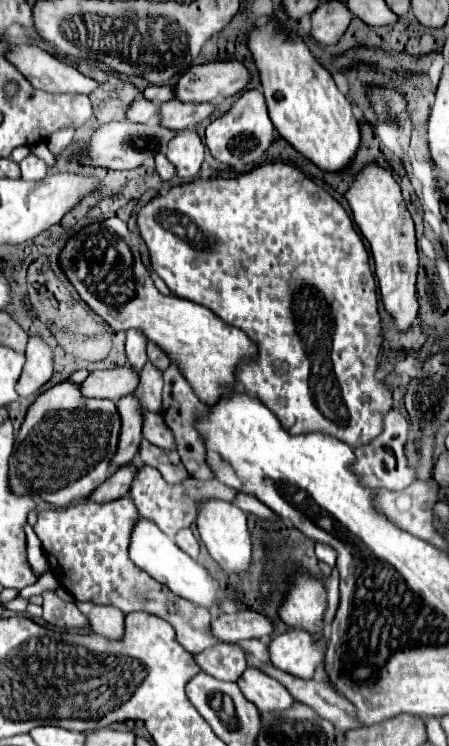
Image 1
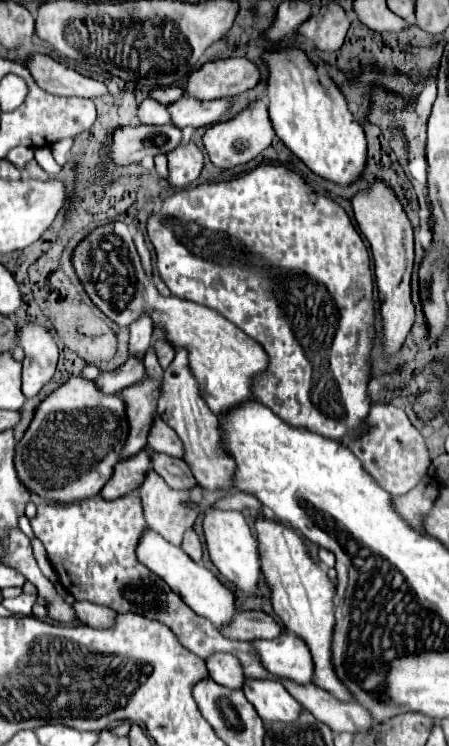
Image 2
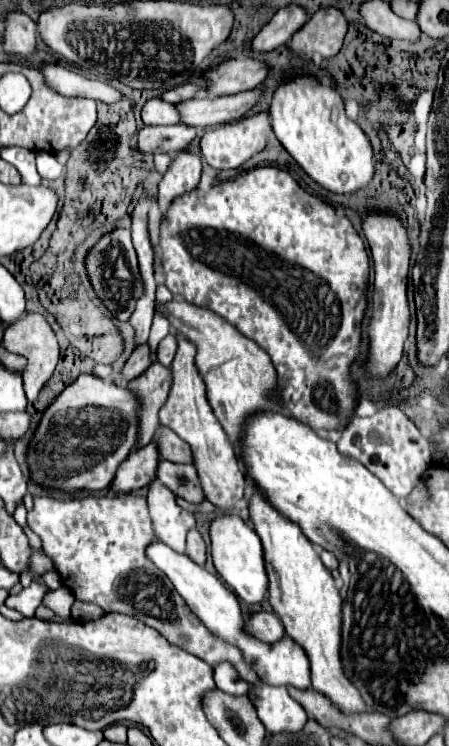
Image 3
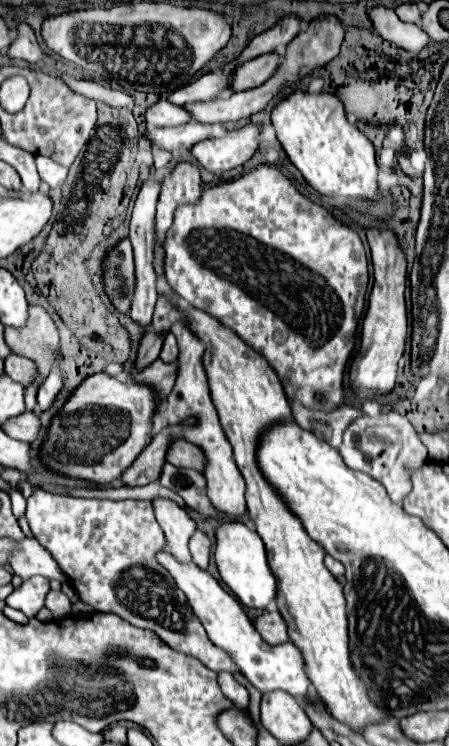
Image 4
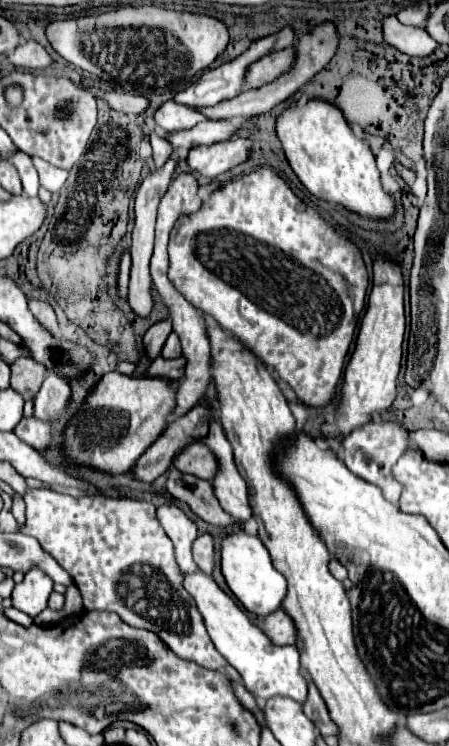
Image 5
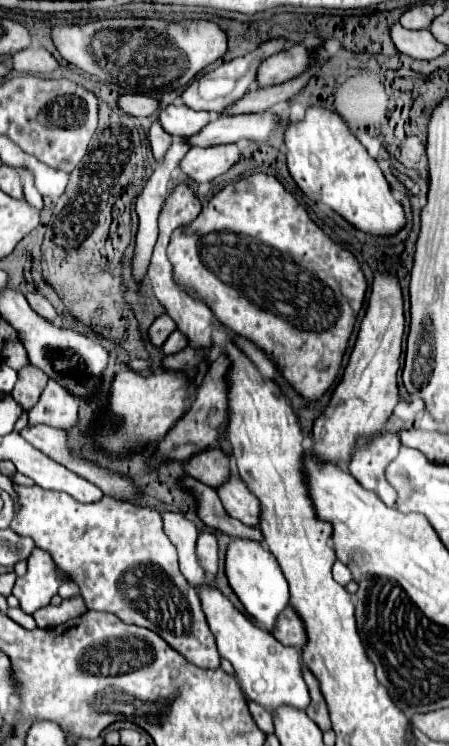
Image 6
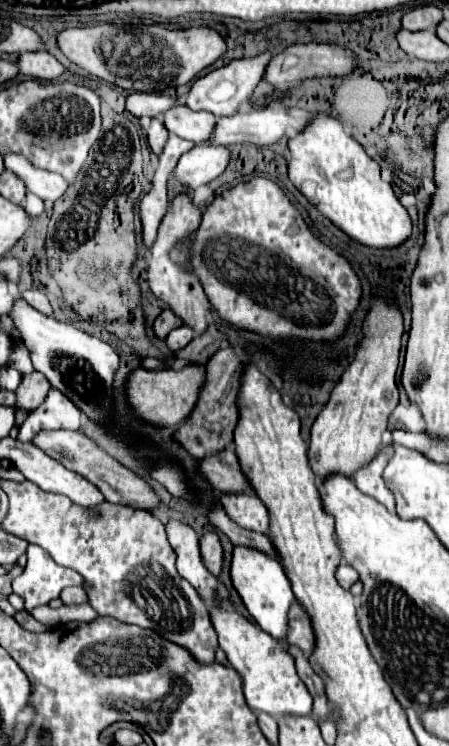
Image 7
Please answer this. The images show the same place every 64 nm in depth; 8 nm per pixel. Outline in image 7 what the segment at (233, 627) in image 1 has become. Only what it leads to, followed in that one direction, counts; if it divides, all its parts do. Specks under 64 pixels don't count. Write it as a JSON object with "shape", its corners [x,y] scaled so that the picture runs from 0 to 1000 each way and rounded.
{"shape":[[[655,807],[646,812],[646,836],[650,839],[637,861],[664,866],[682,879],[690,879],[690,874],[699,874],[704,866],[704,850],[695,842],[695,831],[668,807]]]}

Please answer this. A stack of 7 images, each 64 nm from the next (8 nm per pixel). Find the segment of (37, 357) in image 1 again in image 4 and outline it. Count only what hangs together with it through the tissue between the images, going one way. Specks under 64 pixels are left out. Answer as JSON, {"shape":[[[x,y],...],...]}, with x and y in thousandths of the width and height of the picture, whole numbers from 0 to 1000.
{"shape":[[[67,408],[67,426],[53,440],[9,440],[9,454],[22,469],[40,477],[58,477],[80,485],[85,491],[85,509],[80,515],[58,520],[58,550],[71,552],[80,544],[80,523],[89,512],[107,504],[120,480],[134,472],[129,461],[129,440],[116,424],[85,408]]]}

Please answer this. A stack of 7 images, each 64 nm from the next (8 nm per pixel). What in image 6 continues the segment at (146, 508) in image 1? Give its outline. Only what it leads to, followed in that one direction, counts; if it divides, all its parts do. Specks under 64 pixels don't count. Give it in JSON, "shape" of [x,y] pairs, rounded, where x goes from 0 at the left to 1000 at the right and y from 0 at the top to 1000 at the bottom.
{"shape":[[[370,686],[361,692],[361,697],[365,697],[370,718],[396,737],[401,767],[410,769],[410,775],[437,788],[445,788],[450,783],[468,783],[481,788],[481,783],[459,775],[454,761],[445,761],[445,756],[441,756],[441,745],[437,745],[441,710],[437,710],[437,705],[423,697],[414,697],[405,689],[388,689],[388,686]]]}

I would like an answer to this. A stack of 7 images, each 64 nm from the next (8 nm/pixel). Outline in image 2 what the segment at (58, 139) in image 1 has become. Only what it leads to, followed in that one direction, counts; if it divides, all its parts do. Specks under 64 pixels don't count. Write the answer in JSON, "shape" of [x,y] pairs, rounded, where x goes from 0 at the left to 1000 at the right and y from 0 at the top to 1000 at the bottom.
{"shape":[[[138,188],[138,190],[116,193],[116,206],[120,206],[120,212],[129,214],[134,223],[143,223],[143,220],[151,217],[151,204],[156,204],[156,198],[160,198],[160,188]]]}

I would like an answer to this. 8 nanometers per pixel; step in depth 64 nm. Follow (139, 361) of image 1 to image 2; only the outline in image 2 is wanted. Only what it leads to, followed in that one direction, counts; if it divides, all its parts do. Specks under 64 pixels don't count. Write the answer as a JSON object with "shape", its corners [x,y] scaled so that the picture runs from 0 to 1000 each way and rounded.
{"shape":[[[321,418],[290,434],[290,477],[321,477],[339,450],[339,426]]]}

